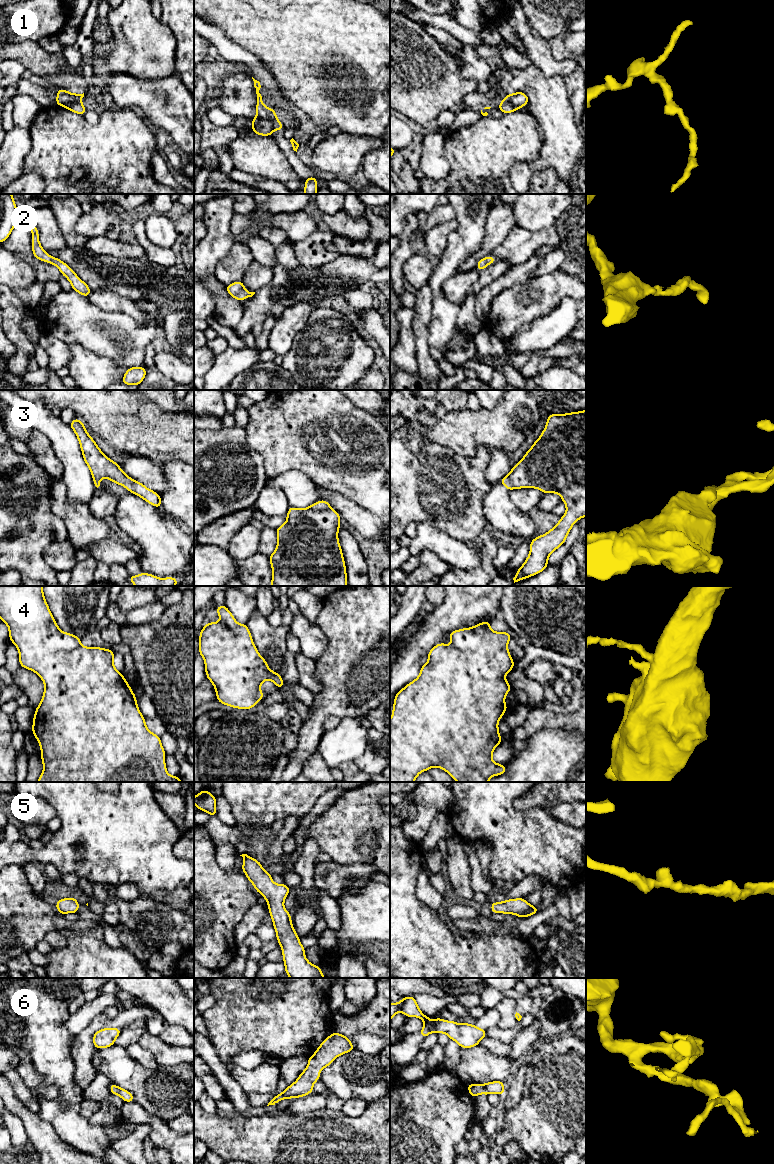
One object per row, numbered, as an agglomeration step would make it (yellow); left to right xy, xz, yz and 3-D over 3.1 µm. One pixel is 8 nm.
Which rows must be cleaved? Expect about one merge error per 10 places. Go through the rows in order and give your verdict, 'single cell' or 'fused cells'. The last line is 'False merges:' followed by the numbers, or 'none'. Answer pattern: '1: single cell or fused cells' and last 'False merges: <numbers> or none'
1: fused cells
2: single cell
3: single cell
4: single cell
5: single cell
6: single cell
False merges: 1

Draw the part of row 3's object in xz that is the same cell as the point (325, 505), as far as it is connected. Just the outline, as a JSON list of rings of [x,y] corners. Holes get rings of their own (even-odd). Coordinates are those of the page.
[[[326,500],[303,509],[289,507],[286,522],[276,529],[277,546],[269,556],[271,586],[347,586],[347,573],[338,540],[340,515]]]

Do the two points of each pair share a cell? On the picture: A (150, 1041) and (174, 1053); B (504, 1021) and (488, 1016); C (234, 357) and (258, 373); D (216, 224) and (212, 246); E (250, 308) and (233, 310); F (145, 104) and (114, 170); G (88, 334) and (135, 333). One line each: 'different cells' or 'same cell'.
A: same cell
B: different cells
C: different cells
D: same cell
E: different cells
F: different cells
G: same cell

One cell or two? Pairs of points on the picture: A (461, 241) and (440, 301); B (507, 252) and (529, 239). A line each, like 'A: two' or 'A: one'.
A: one
B: one

